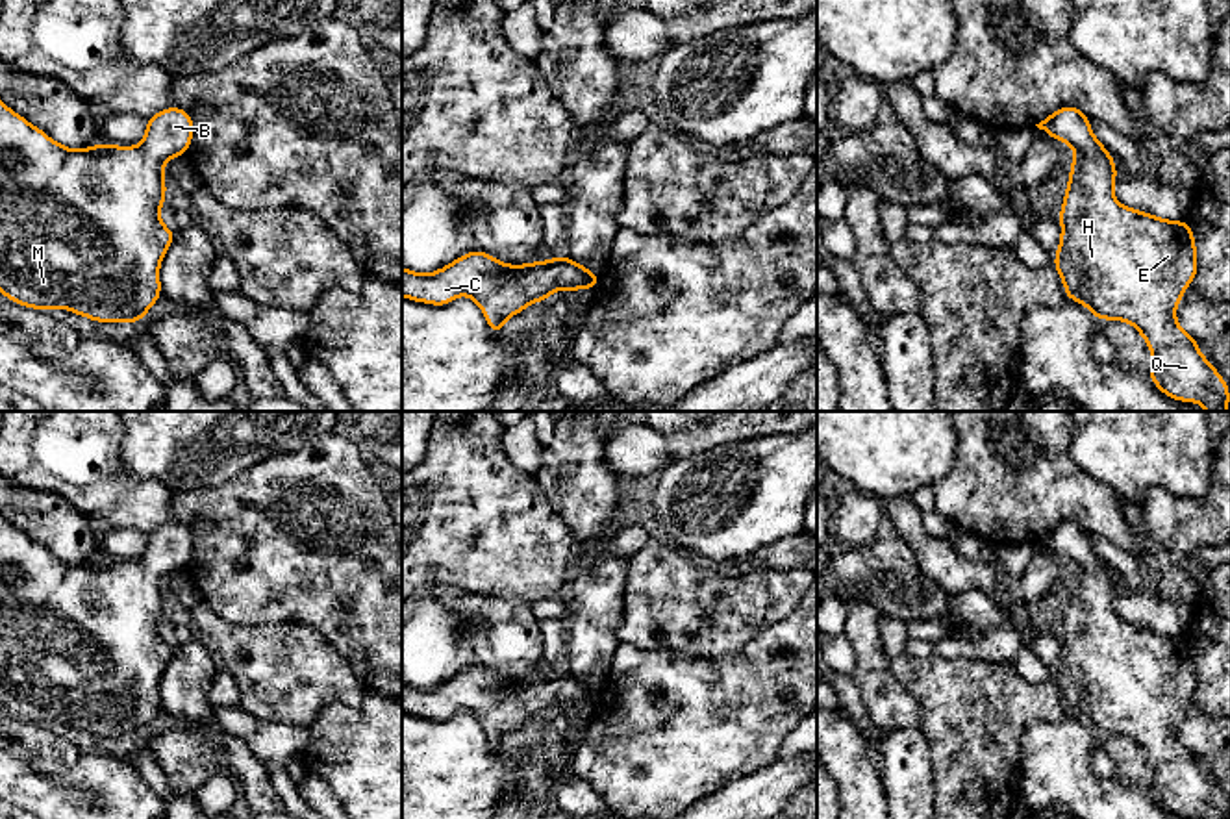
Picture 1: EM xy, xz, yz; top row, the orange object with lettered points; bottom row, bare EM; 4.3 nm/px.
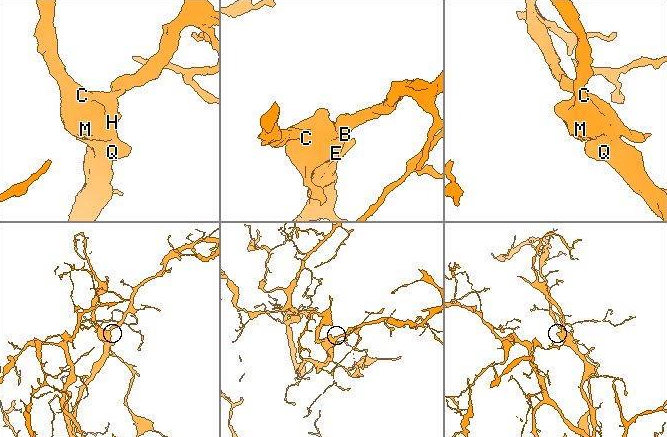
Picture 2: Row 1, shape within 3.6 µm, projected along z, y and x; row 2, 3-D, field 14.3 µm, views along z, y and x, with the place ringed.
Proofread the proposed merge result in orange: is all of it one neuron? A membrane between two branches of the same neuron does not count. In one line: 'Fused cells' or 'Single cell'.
Single cell

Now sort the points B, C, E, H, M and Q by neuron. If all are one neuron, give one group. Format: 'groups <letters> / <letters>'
groups B C E H M Q

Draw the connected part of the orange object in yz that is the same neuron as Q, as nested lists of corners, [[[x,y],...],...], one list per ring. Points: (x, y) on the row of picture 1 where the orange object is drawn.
[[[1063,106],[1035,124],[1050,137],[1071,145],[1076,158],[1069,163],[1069,185],[1058,215],[1061,222],[1054,267],[1065,285],[1065,298],[1084,304],[1097,321],[1117,319],[1137,328],[1152,352],[1147,372],[1160,391],[1174,400],[1199,402],[1206,411],[1226,411],[1230,389],[1174,315],[1174,308],[1195,280],[1197,246],[1186,220],[1167,220],[1126,208],[1113,196],[1115,159],[1095,137],[1089,119],[1074,106]]]

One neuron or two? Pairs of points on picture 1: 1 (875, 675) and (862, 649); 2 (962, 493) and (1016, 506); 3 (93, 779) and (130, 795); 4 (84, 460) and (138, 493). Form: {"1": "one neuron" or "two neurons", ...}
{"1": "one neuron", "2": "one neuron", "3": "one neuron", "4": "one neuron"}

